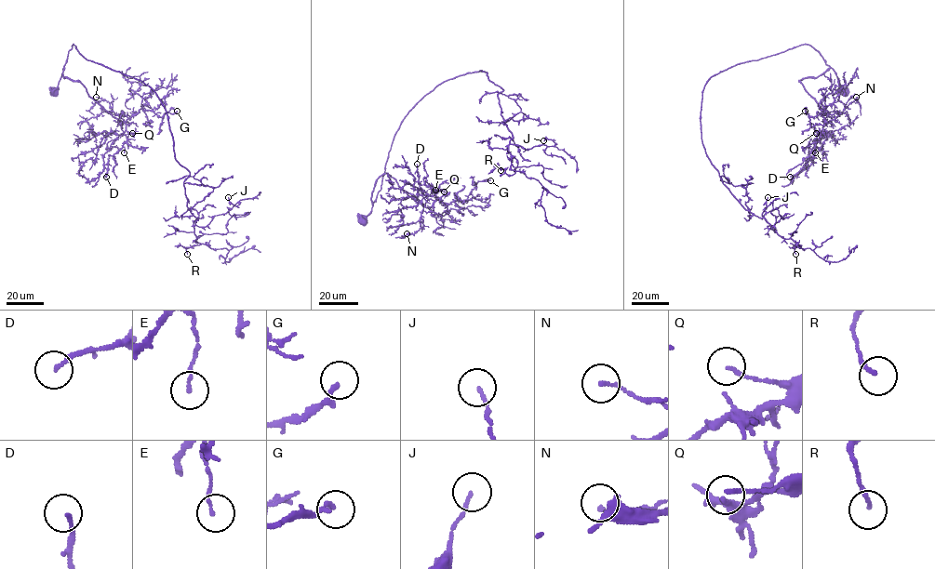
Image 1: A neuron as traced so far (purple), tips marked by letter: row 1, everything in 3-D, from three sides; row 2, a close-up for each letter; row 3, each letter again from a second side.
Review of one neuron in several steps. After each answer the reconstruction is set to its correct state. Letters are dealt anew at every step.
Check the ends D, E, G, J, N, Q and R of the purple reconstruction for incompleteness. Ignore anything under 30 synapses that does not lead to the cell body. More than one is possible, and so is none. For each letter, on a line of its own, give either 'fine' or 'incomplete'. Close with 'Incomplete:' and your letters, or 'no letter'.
D: fine
E: fine
G: fine
J: fine
N: fine
Q: fine
R: fine
Incomplete: no letter

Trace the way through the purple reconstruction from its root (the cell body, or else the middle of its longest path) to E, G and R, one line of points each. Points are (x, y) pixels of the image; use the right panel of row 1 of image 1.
E: (844, 91), (831, 68), (816, 77), (798, 81), (832, 118), (824, 123), (815, 139), (815, 152)
G: (844, 91), (831, 68), (804, 77), (798, 81), (832, 119), (823, 121), (825, 109), (814, 116), (805, 111)
R: (844, 91), (822, 57), (803, 44), (721, 72), (702, 93), (706, 156), (746, 210), (800, 244), (795, 254)

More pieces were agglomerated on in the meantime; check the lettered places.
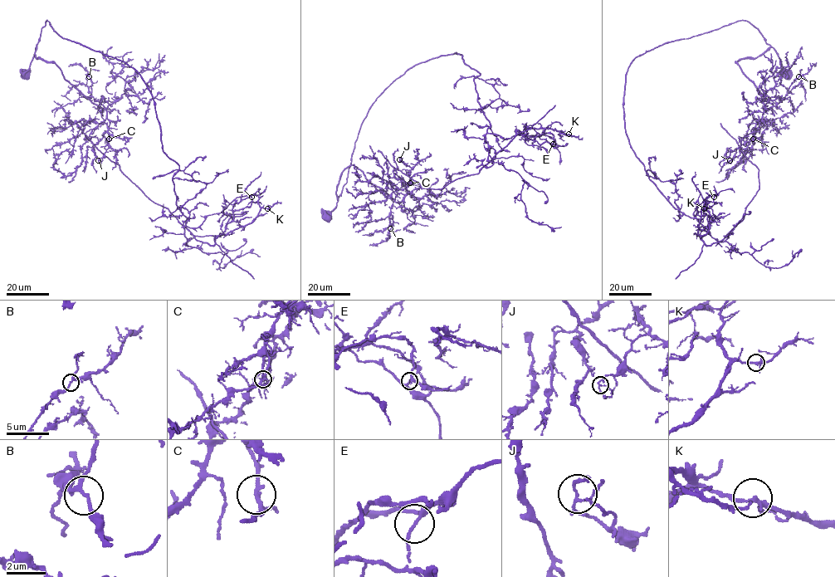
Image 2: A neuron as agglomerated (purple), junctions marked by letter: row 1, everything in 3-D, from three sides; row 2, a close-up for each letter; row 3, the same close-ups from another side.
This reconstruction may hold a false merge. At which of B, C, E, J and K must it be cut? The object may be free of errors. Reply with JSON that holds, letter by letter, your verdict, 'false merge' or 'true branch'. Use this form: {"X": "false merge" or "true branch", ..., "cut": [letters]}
{"B": "true branch", "C": "true branch", "E": "false merge", "J": "true branch", "K": "true branch", "cut": ["E"]}

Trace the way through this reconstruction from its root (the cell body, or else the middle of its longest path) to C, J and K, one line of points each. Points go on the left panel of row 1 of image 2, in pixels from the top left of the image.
C: (25, 74), (36, 47), (35, 54), (37, 58), (55, 63), (66, 80), (105, 110), (104, 122), (109, 139)
J: (25, 74), (36, 47), (37, 58), (55, 63), (66, 80), (105, 110), (104, 122), (110, 146), (98, 160)
K: (25, 74), (47, 20), (139, 74), (179, 166), (187, 242), (213, 245), (267, 208)

